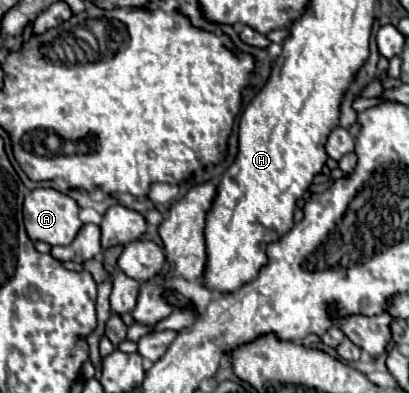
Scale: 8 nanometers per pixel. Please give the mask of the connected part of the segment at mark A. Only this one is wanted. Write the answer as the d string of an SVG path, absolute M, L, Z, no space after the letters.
M35 188L25 196L25 202L23 202L23 222L25 222L25 230L27 230L29 238L47 242L51 246L73 242L73 238L77 236L77 232L83 226L83 222L79 220L77 214L79 214L77 202L71 196L61 194L53 188Z

